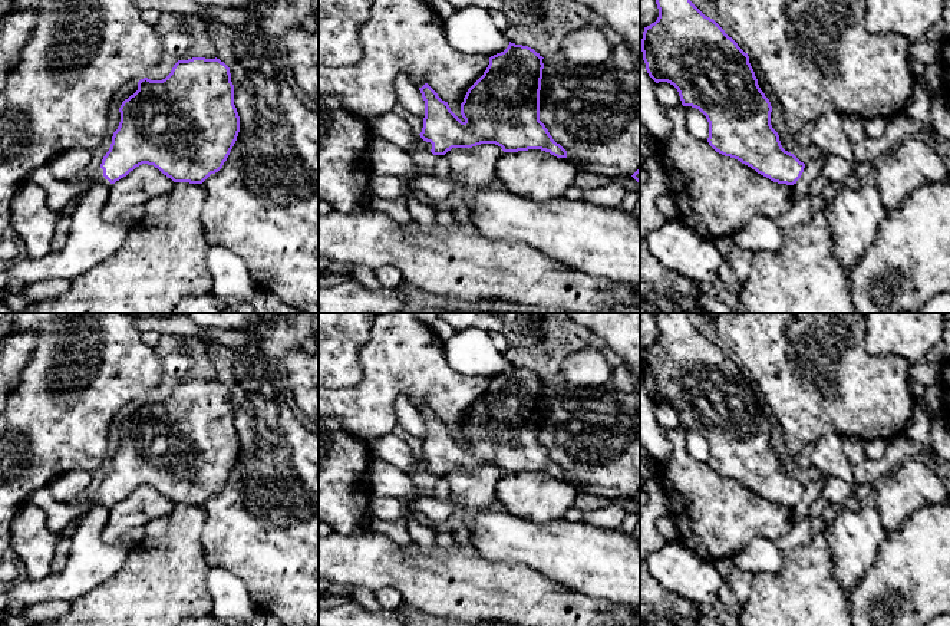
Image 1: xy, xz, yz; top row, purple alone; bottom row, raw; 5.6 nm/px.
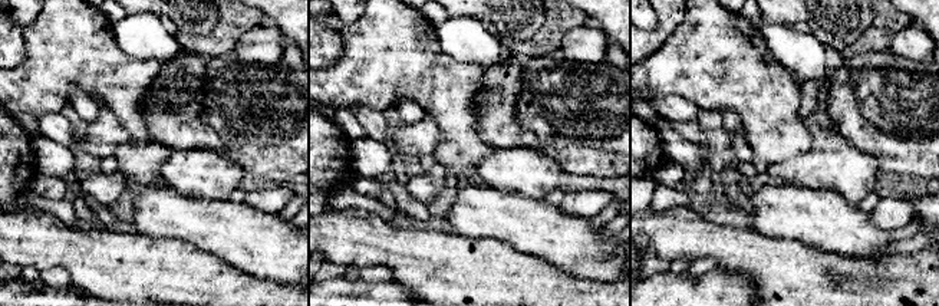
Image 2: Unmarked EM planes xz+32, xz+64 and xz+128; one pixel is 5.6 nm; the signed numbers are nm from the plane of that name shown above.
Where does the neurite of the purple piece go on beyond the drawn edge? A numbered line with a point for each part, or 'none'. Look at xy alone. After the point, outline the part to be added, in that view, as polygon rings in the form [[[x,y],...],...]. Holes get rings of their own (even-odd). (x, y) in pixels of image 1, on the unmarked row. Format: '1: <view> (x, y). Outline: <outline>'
1: xy (59, 514). Outline: [[[44,485],[33,491],[27,500],[39,505],[47,515],[47,527],[57,536],[62,536],[67,525],[82,513],[88,513],[95,504],[110,508],[112,505],[103,498],[103,491],[99,488],[92,494],[85,495],[82,505],[70,505],[69,503],[59,503],[53,498],[50,485]]]

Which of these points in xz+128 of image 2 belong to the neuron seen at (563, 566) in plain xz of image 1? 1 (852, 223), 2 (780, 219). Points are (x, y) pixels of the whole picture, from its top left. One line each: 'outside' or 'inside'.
1: inside
2: inside

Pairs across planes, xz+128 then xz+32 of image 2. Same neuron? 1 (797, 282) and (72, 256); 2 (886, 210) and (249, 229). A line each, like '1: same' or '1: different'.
1: same
2: different

